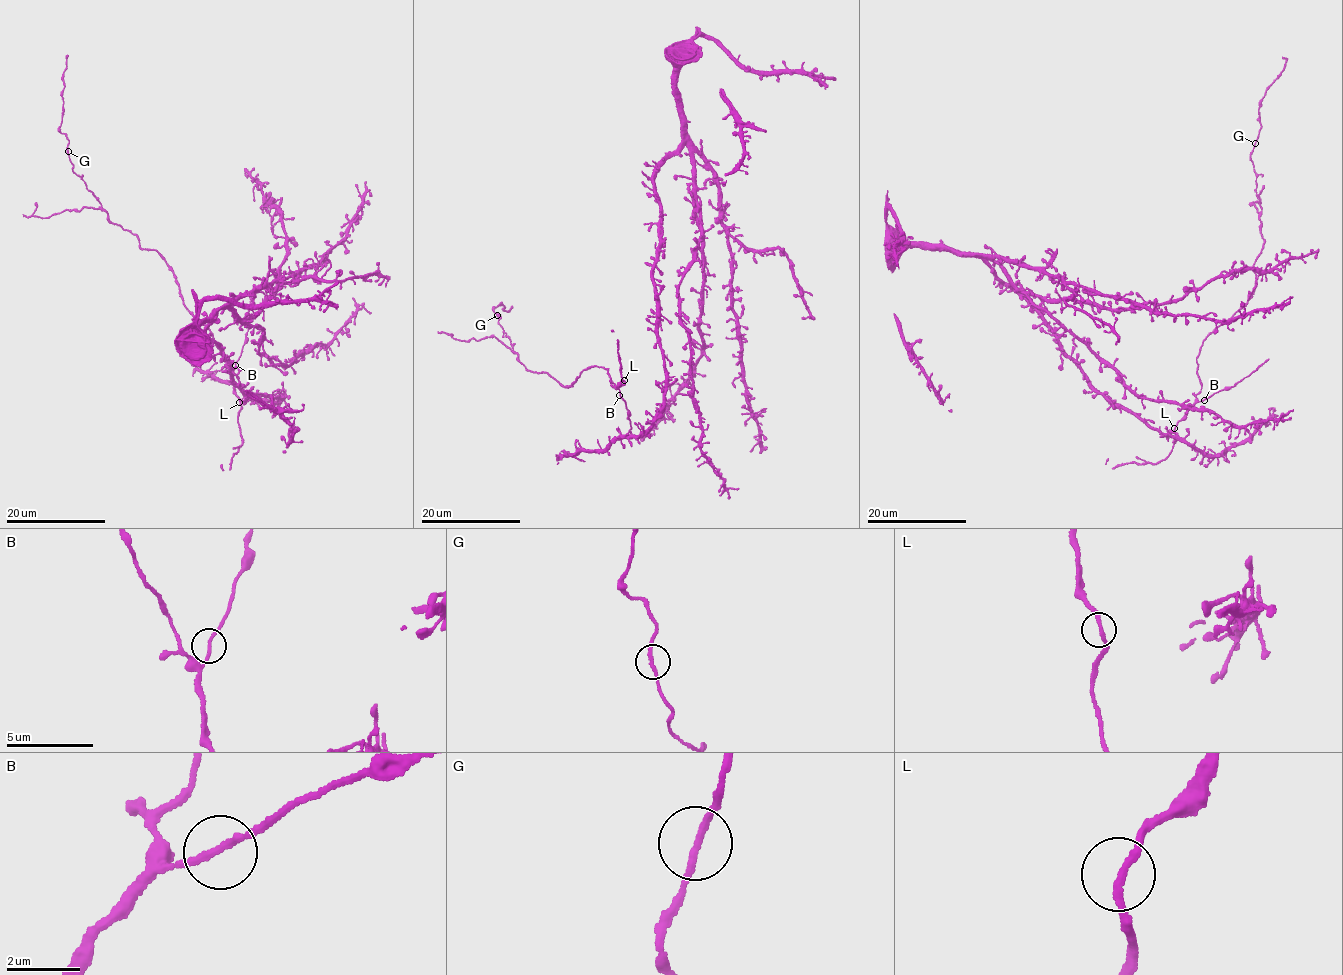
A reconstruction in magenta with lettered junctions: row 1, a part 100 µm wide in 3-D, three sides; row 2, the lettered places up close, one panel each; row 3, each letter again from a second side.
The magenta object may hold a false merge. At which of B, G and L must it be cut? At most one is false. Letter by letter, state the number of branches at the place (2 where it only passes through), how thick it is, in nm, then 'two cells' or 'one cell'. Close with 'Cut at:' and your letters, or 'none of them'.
B: branches 2; calibre 160 nm; one cell
G: branches 2; calibre 180 nm; one cell
L: branches 2; calibre 200 nm; one cell
Cut at: none of them

